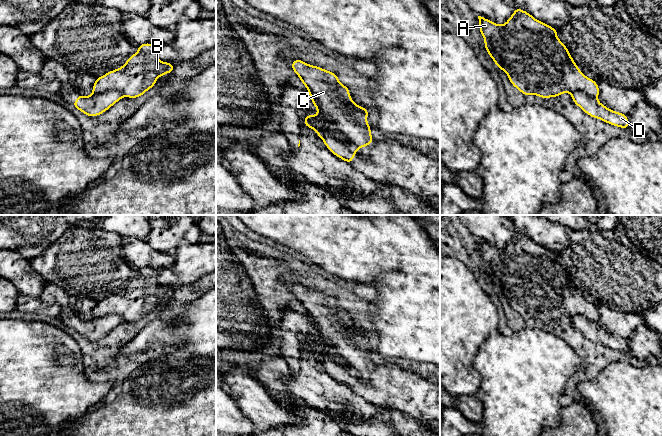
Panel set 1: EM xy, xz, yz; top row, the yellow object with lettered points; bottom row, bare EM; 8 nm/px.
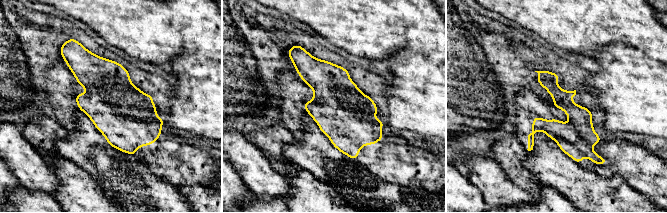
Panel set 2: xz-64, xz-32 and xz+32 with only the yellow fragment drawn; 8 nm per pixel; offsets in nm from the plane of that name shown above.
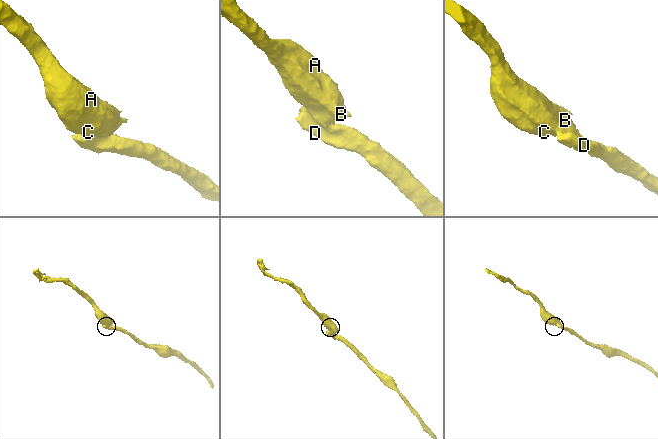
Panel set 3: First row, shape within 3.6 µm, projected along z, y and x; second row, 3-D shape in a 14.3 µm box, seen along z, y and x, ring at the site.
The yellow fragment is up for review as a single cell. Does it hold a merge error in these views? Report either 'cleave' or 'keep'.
cleave

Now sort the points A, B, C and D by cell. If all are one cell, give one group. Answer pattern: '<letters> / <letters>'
A B C / D

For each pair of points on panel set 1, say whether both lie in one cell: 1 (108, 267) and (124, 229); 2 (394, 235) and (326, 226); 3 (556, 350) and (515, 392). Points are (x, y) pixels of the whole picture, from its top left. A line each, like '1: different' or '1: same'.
1: different
2: same
3: same

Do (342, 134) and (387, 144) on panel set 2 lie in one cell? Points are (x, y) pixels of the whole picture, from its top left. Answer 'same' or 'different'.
same

